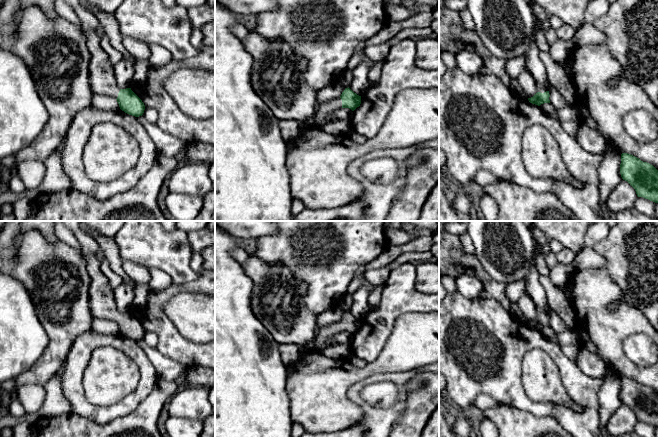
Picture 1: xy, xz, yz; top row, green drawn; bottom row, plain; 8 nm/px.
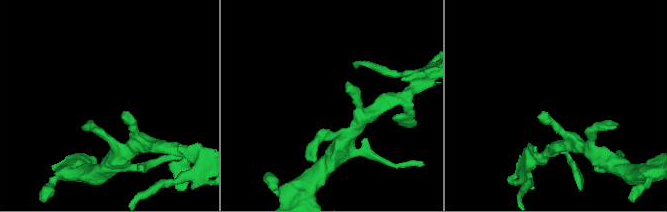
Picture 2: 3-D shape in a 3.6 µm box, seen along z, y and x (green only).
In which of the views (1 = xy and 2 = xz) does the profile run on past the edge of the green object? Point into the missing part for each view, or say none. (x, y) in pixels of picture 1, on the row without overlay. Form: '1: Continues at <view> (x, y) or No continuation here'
1: Continues at xy (102, 302)
2: Continues at xz (323, 333)

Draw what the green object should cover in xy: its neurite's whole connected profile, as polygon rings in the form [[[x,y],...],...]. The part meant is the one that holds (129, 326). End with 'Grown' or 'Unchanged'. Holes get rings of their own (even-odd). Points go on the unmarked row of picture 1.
[[[81,221],[62,222],[80,243],[87,262],[87,272],[91,279],[89,300],[93,317],[110,318],[117,324],[122,335],[135,341],[142,340],[145,334],[142,324],[131,312],[120,313],[117,308],[109,279],[101,270],[101,261],[98,258],[100,246],[97,240],[81,228]]]. Grown

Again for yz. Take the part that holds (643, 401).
[[[621,378],[620,398],[643,421],[658,427],[658,394],[651,388],[628,378]]]. Unchanged

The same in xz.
[[[349,311],[345,312],[341,320],[331,327],[320,327],[316,331],[316,345],[319,348],[323,348],[326,341],[331,336],[333,332],[349,332],[354,335],[361,328],[361,320],[354,317]]]. Grown

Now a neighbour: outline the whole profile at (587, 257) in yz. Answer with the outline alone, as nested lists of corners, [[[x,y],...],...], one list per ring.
[[[585,247],[578,254],[572,263],[574,271],[584,270],[586,268],[604,269],[606,259],[598,254],[593,248]]]

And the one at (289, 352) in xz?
[[[280,344],[279,353],[285,366],[295,361],[304,352],[303,346],[295,344]]]

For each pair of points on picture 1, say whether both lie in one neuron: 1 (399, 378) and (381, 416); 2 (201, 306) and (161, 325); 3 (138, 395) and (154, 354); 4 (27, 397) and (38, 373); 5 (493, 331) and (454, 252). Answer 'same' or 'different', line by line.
1: same
2: different
3: different
4: different
5: different

